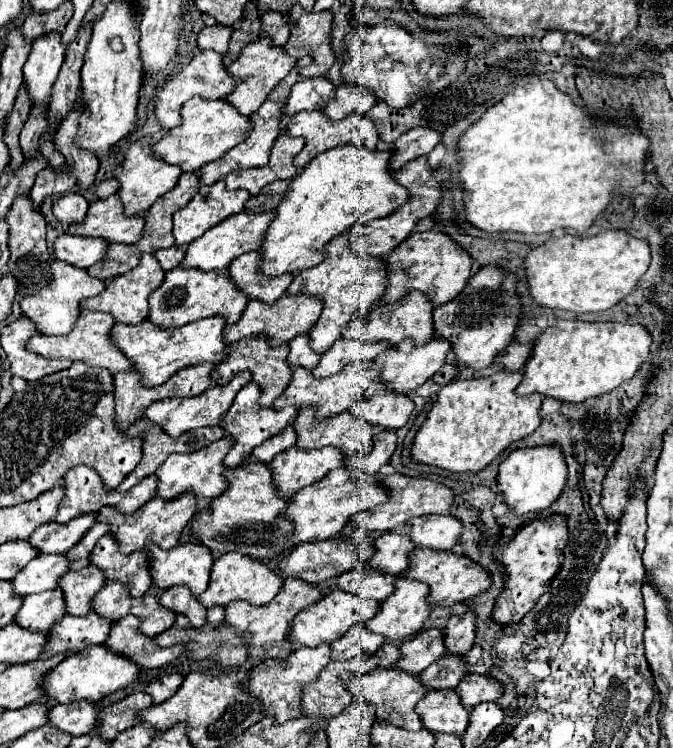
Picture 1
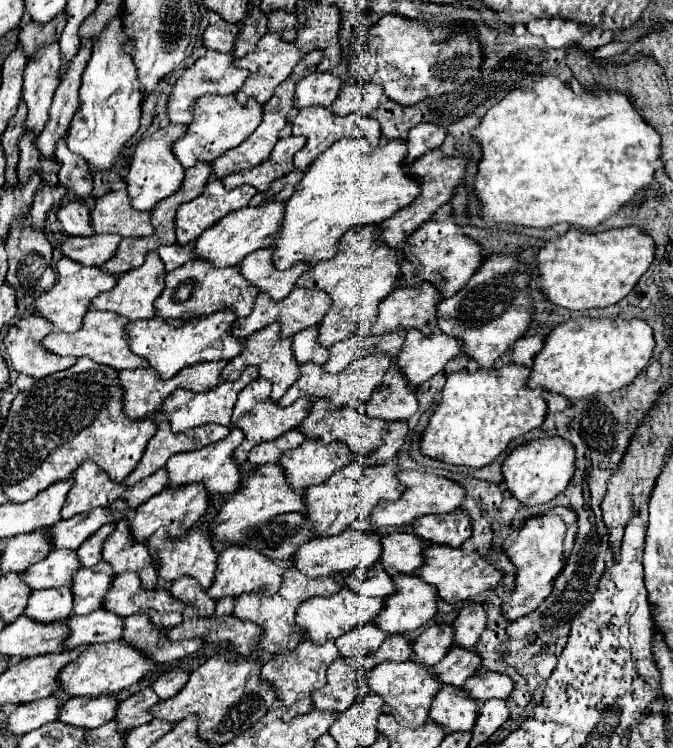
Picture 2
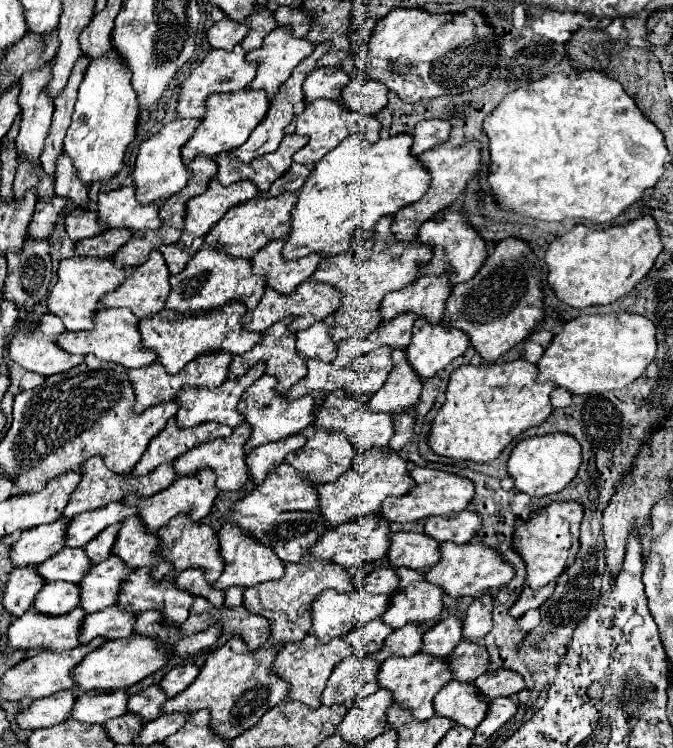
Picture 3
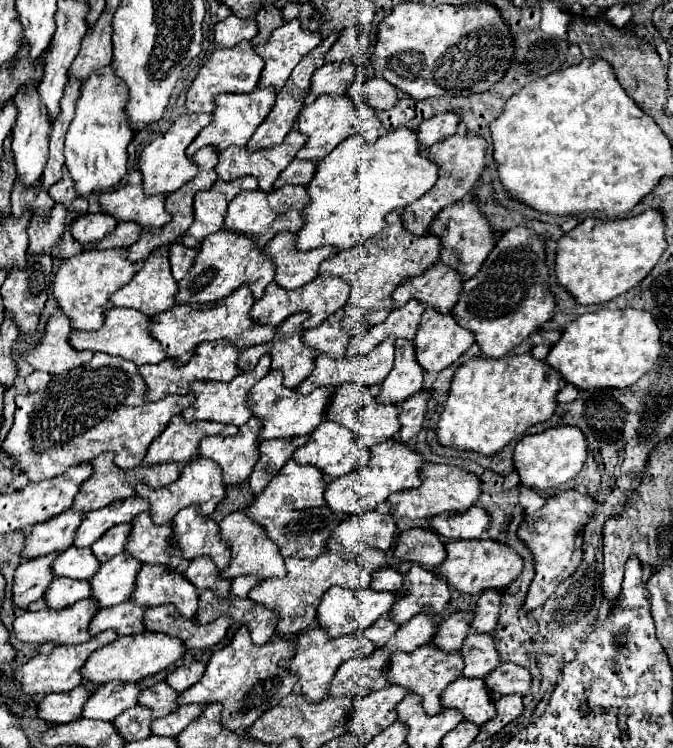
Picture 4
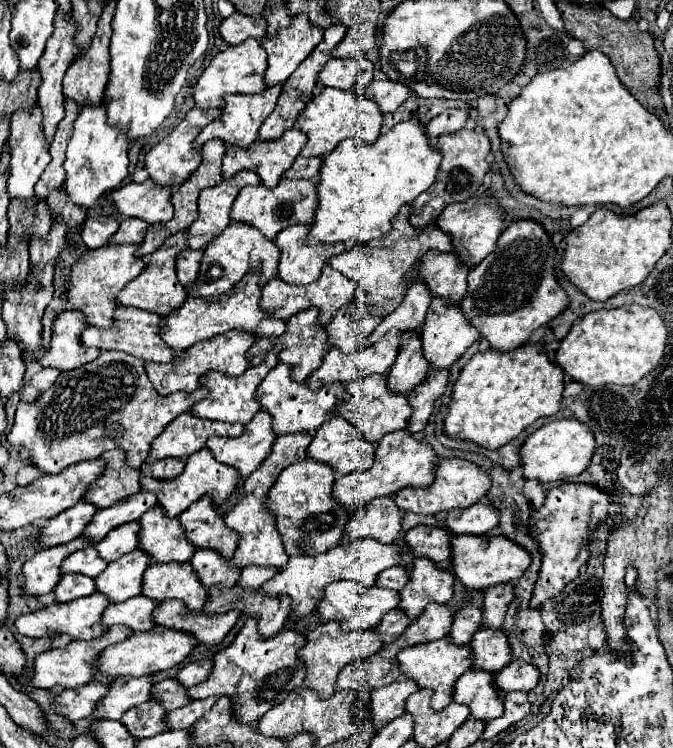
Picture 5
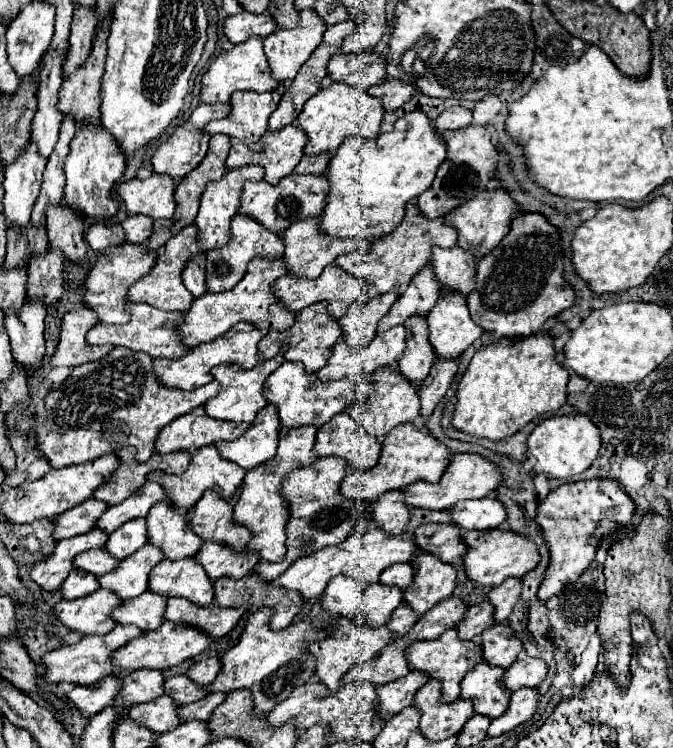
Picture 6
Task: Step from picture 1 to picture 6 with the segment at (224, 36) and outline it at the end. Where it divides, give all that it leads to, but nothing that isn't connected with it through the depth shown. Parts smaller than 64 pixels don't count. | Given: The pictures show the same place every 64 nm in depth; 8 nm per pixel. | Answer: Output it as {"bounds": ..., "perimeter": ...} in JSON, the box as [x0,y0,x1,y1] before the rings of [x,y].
{"bounds":[224,10,276,44],"perimeter":[[[240,10],[234,16],[228,16],[224,22],[224,34],[232,44],[244,42],[252,36],[268,36],[276,30],[276,20],[270,14],[252,14],[248,10]]]}

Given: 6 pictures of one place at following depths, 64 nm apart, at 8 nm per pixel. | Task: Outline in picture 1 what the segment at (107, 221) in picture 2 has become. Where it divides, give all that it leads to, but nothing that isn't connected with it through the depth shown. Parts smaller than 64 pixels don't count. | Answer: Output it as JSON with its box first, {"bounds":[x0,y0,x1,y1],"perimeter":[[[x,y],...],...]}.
{"bounds":[70,194,144,244],"perimeter":[[[112,194],[92,202],[82,228],[72,226],[70,232],[104,238],[108,242],[134,244],[144,234],[144,216],[124,216],[124,204],[120,204],[120,196]]]}

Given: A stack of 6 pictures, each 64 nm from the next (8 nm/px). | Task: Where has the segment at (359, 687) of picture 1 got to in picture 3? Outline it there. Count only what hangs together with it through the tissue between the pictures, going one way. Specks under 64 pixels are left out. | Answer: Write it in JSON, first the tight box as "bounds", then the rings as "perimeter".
{"bounds":[378,652,452,720],"perimeter":[[[418,652],[416,656],[402,658],[402,656],[390,656],[384,660],[378,672],[378,682],[382,688],[388,688],[394,692],[394,700],[402,704],[404,708],[410,708],[418,720],[428,720],[436,712],[432,712],[432,696],[440,692],[444,684],[452,680],[452,670],[446,658],[434,658],[424,652]]]}

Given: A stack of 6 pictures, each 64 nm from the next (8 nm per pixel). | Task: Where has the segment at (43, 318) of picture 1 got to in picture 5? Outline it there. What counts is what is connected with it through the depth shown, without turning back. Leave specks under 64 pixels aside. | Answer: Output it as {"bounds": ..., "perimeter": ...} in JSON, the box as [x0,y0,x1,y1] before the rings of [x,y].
{"bounds":[68,244,144,328],"perimeter":[[[108,244],[98,250],[90,250],[82,256],[74,266],[68,278],[68,298],[76,310],[84,312],[86,322],[90,326],[108,328],[114,320],[114,310],[118,308],[116,296],[120,290],[132,282],[144,270],[144,258],[136,256],[136,246],[122,246],[122,244]]]}

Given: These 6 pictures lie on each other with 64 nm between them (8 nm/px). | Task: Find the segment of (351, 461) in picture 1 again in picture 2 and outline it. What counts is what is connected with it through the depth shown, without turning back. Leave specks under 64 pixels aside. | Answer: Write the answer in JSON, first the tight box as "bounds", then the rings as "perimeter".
{"bounds":[364,422,408,466],"perimeter":[[[388,422],[388,432],[384,436],[384,444],[364,464],[376,466],[376,464],[382,464],[384,460],[394,458],[398,454],[398,450],[402,448],[406,436],[408,436],[408,422]]]}

